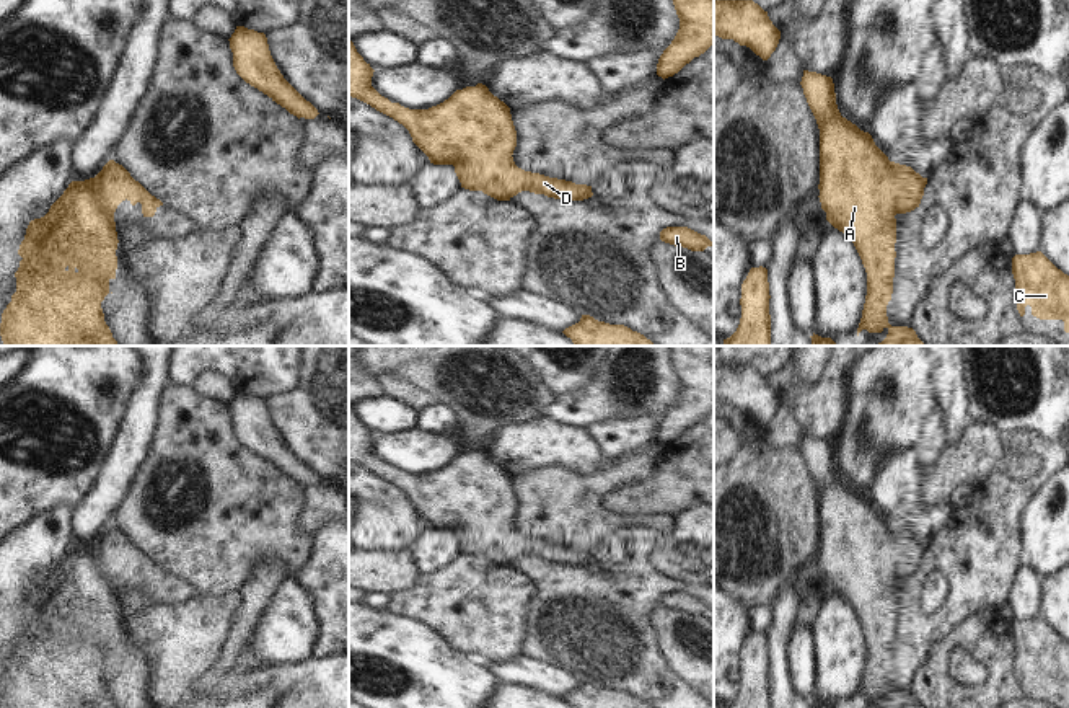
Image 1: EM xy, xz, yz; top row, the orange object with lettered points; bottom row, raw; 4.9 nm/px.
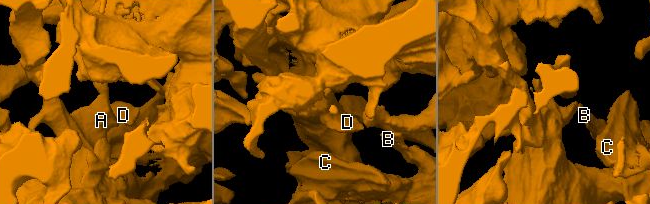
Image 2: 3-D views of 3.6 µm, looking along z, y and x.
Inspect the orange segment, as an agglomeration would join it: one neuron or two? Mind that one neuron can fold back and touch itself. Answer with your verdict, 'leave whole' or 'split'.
leave whole

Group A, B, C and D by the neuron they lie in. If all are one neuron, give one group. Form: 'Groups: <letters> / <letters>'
Groups: A B C D.

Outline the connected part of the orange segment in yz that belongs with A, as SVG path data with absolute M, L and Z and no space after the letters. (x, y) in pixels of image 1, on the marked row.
M803 70L800 85L820 129L818 197L821 209L826 212L826 220L854 243L867 272L867 295L857 336L862 330L882 333L886 328L886 338L877 346L927 346L913 328L891 326L886 316L896 258L895 215L919 207L927 178L922 178L911 166L890 162L869 132L841 116L831 77Z

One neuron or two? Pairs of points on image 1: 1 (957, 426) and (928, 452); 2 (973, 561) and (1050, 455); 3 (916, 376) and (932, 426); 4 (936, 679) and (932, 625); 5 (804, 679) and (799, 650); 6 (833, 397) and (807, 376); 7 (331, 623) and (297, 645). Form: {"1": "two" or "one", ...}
{"1": "two", "2": "one", "3": "two", "4": "two", "5": "one", "6": "two", "7": "two"}

